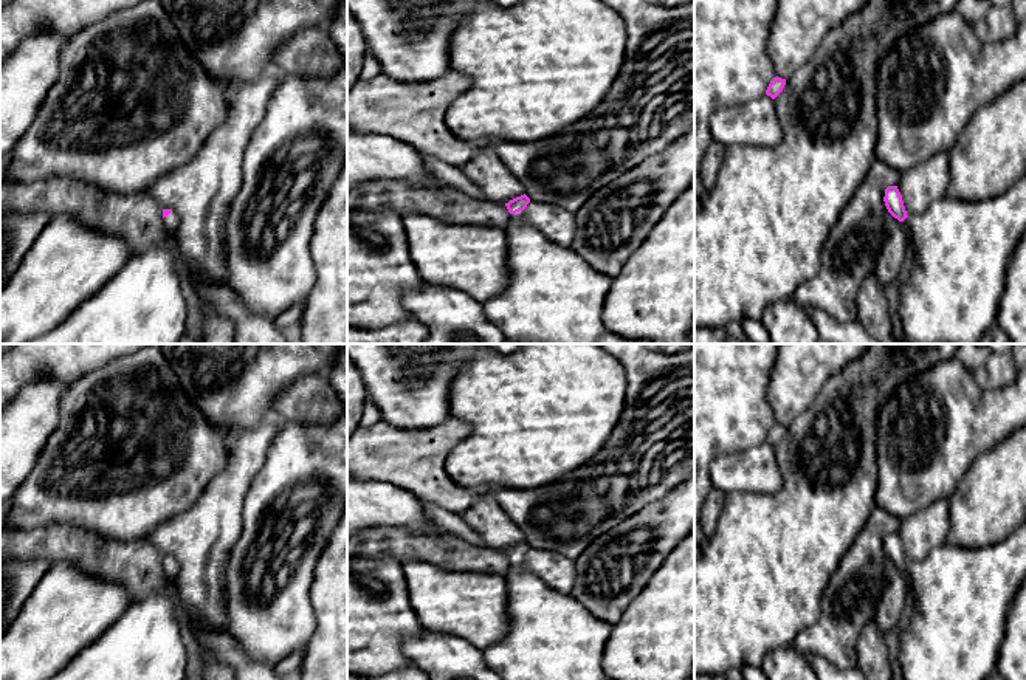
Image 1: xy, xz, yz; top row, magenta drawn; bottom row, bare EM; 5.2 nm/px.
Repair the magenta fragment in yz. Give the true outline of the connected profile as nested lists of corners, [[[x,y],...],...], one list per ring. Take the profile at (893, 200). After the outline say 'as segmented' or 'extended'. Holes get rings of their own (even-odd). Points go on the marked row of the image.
[[[1026,175],[1006,192],[978,201],[942,197],[918,217],[908,217],[897,186],[888,186],[883,197],[888,212],[902,222],[913,240],[908,265],[899,282],[902,341],[907,344],[978,344],[998,318],[1009,259],[1026,232]]]; extended

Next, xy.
[[[163,209],[167,242],[132,256],[93,296],[74,308],[57,327],[28,344],[178,344],[186,331],[183,271],[177,252],[178,217]]]; extended

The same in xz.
[[[525,194],[505,203],[510,212],[510,225],[505,229],[510,282],[501,294],[482,302],[485,316],[513,344],[598,344],[606,331],[603,307],[612,277],[594,270],[570,246],[556,245],[539,231],[527,228],[522,217],[528,203]]]; extended

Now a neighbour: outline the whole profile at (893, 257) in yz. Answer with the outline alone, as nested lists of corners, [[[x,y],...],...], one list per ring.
[[[885,214],[885,242],[876,260],[874,274],[885,288],[900,282],[910,259],[910,235],[902,222]]]

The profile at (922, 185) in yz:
[[[939,152],[927,161],[902,172],[897,189],[902,195],[907,215],[922,215],[931,203],[945,197],[949,180],[949,152]]]

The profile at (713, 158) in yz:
[[[713,143],[704,155],[701,180],[705,192],[713,187],[727,149],[725,144]]]

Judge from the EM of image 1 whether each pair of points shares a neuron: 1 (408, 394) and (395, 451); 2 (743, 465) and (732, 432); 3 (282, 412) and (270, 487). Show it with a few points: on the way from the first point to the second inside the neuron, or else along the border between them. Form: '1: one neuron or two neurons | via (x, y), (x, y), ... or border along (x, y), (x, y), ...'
1: two neurons | border along (382, 418), (402, 429), (430, 429), (436, 426)
2: two neurons | border along (764, 440), (718, 456), (710, 465)
3: two neurons | border along (279, 420), (316, 425)

